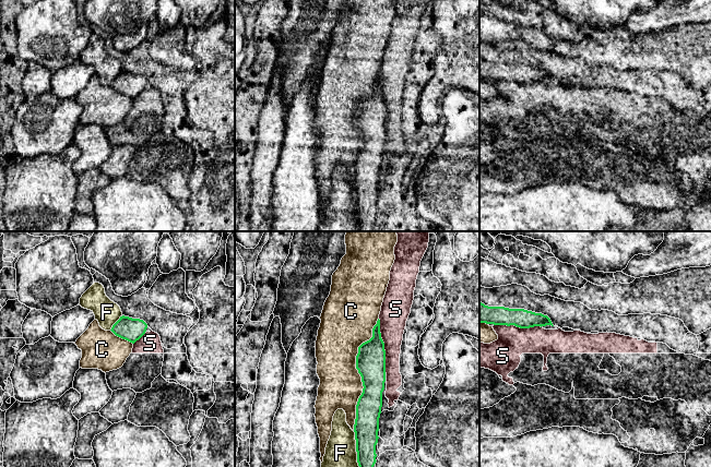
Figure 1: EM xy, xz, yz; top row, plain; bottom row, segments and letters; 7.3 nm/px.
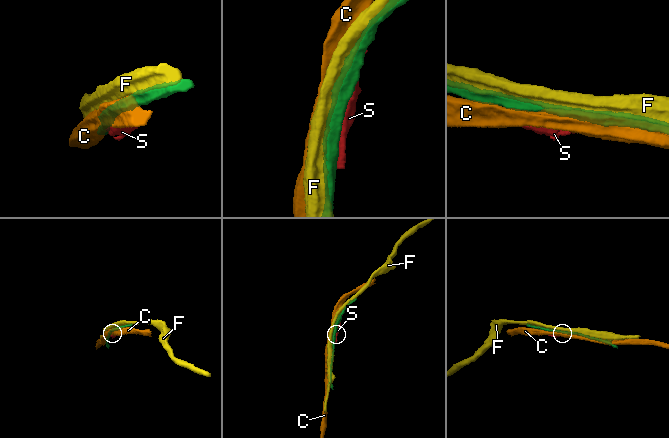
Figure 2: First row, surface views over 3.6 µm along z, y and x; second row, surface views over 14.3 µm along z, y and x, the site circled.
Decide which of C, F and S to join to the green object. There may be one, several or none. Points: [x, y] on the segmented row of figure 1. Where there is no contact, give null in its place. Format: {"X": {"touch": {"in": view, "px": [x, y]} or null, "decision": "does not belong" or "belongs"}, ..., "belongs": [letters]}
{"C": {"touch": {"in": "xz", "px": [358, 372]}, "decision": "does not belong"}, "F": {"touch": {"in": "xz", "px": [356, 448]}, "decision": "does not belong"}, "S": {"touch": {"in": "xz", "px": [383, 346]}, "decision": "does not belong"}, "belongs": []}

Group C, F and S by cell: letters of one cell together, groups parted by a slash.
C / F / S

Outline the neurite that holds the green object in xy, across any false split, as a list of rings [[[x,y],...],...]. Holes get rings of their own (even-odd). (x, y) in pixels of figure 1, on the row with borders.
[[[122,315],[110,331],[116,336],[134,344],[145,334],[146,328],[147,324],[143,320]]]

